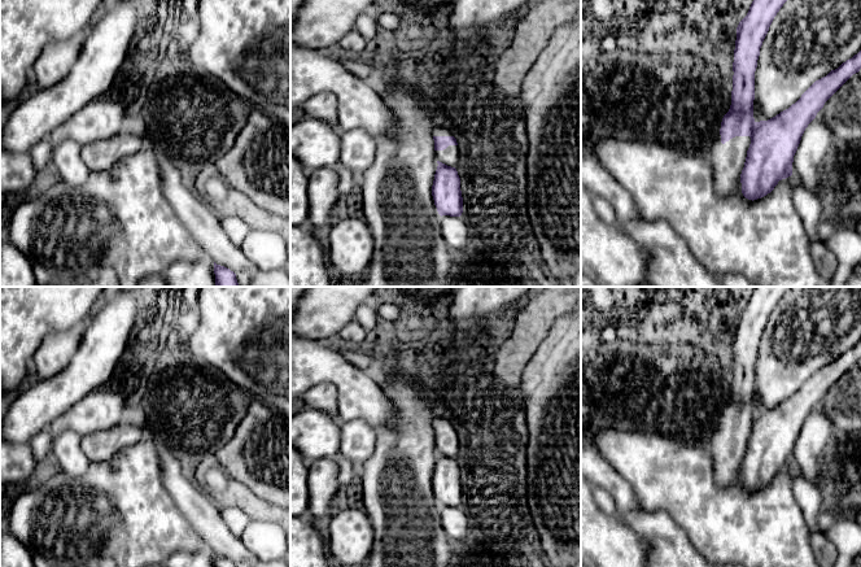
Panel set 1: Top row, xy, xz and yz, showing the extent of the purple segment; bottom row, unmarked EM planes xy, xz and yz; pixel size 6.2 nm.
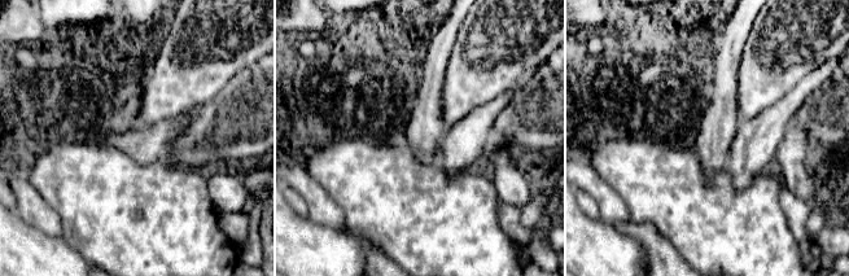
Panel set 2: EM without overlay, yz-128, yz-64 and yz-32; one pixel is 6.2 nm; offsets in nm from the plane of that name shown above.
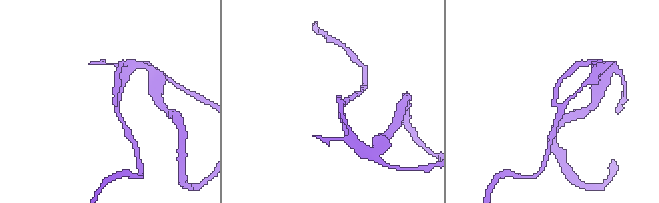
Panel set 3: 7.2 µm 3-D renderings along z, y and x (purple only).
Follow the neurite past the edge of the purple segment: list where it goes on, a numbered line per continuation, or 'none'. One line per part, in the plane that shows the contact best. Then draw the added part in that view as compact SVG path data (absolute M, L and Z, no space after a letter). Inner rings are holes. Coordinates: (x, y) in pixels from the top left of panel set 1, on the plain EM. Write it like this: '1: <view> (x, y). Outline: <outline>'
1: yz (728, 450). Outline: M718 423L709 444L714 467L714 481L718 487L727 488L734 483L744 458L749 435L749 427L735 427L722 435Z

